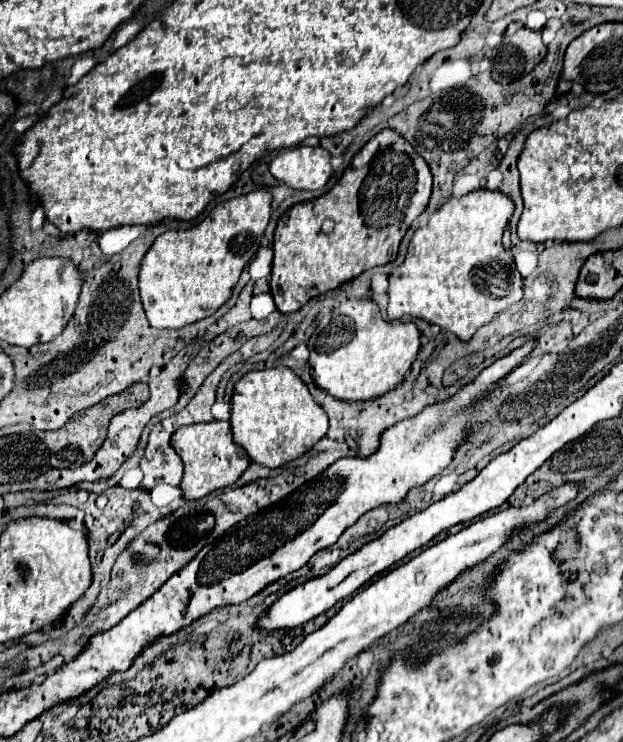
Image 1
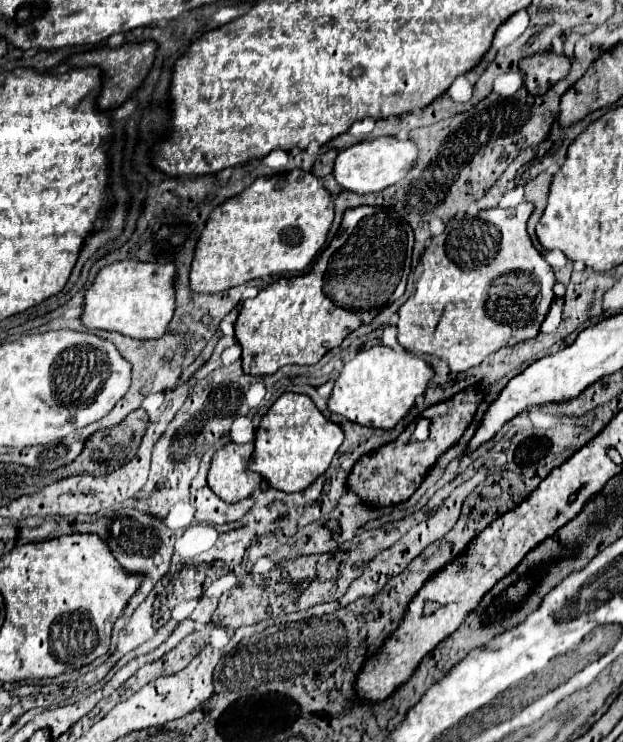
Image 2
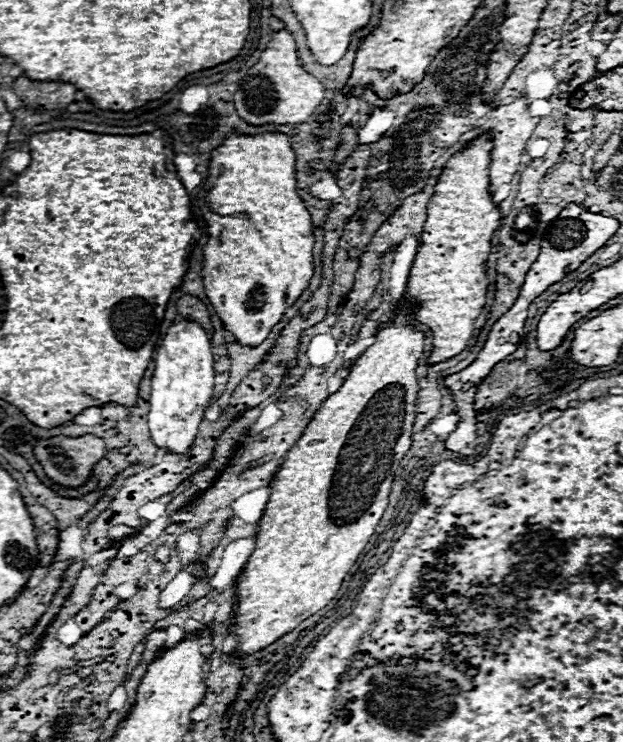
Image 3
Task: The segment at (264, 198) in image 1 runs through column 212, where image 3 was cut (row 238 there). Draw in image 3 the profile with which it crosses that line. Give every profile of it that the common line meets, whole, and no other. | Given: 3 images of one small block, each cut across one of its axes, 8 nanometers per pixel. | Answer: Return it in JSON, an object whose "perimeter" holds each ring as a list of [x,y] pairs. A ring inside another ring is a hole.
{"perimeter":[[[230,130],[230,134],[224,138],[224,142],[218,146],[218,150],[212,150],[210,154],[210,164],[208,164],[208,176],[204,178],[204,184],[200,186],[198,196],[198,204],[202,210],[202,216],[208,224],[206,232],[208,232],[208,242],[202,248],[202,280],[204,280],[204,288],[206,288],[206,296],[210,298],[218,318],[222,320],[224,328],[240,342],[246,346],[258,346],[260,342],[266,340],[268,332],[272,330],[274,324],[280,322],[280,316],[286,312],[288,306],[292,306],[296,302],[296,298],[302,294],[302,290],[306,290],[312,274],[314,274],[314,266],[312,266],[312,248],[314,248],[314,236],[312,236],[312,224],[310,224],[310,214],[304,208],[302,200],[296,194],[296,156],[294,150],[290,146],[290,138],[282,132],[262,132],[262,134],[240,134],[236,130]]]}

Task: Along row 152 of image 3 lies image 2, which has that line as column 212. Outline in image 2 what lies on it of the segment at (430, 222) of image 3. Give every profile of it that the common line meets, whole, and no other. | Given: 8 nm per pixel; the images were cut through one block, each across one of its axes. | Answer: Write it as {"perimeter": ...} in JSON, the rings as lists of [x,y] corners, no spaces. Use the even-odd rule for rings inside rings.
{"perimeter":[[[226,444],[216,450],[208,470],[208,486],[224,502],[240,502],[248,498],[262,482],[258,472],[248,468],[254,444]]]}

